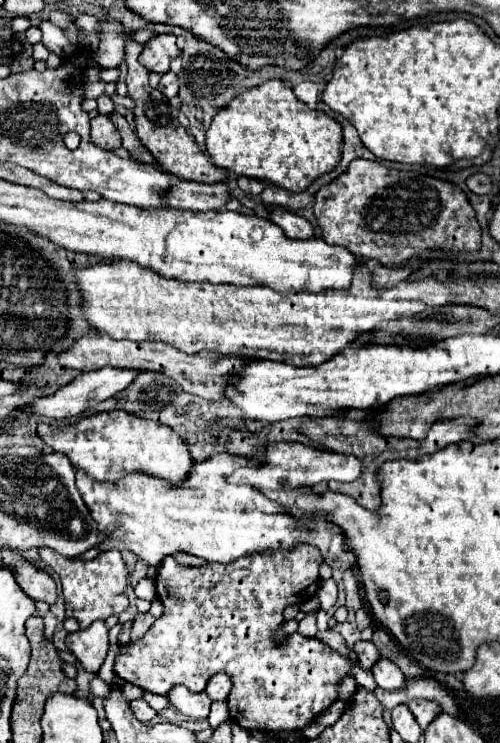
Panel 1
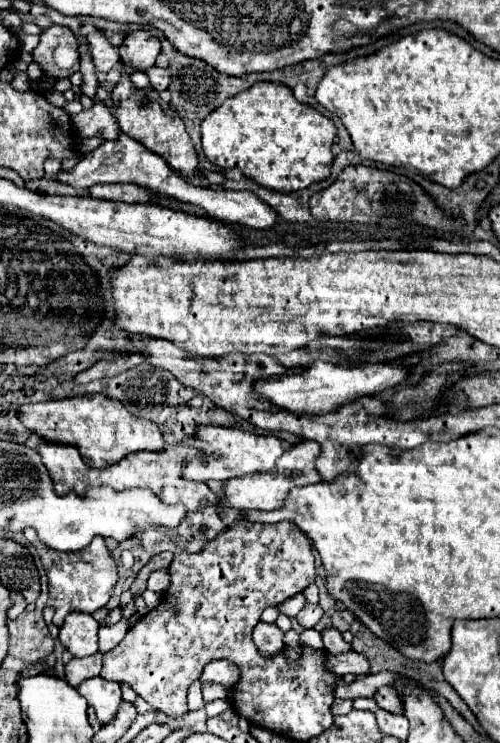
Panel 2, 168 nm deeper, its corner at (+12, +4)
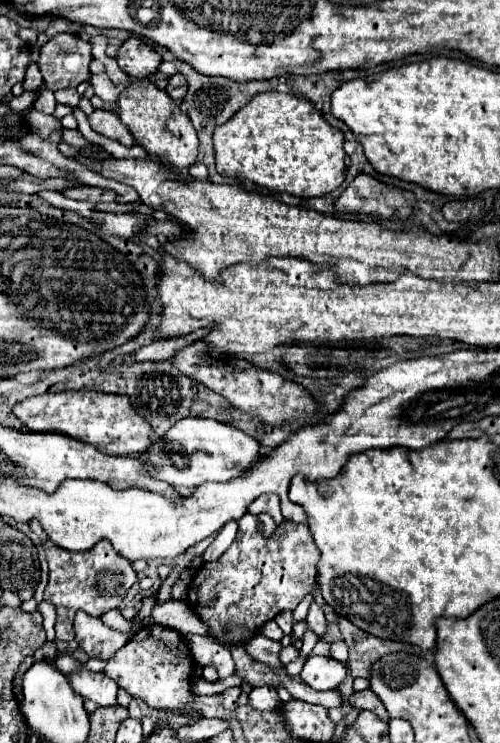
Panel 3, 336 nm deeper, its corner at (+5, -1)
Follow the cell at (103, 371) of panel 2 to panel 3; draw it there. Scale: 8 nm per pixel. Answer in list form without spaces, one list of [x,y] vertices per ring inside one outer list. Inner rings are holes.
[[[195,331],[191,335],[183,335],[183,337],[169,337],[169,339],[161,339],[151,343],[149,347],[139,349],[137,353],[133,353],[129,357],[129,363],[135,361],[163,361],[163,359],[171,359],[175,355],[175,351],[181,351],[183,347],[199,341],[203,335],[207,335],[207,331]]]

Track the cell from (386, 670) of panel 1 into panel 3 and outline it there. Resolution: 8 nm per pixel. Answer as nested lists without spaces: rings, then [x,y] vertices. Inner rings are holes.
[[[309,657],[301,671],[301,679],[317,691],[335,689],[345,679],[345,675],[347,667],[331,657]]]

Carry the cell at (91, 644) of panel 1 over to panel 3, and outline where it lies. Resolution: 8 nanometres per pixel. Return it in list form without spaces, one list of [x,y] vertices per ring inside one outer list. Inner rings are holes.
[[[77,611],[75,639],[77,639],[79,647],[83,647],[89,657],[107,661],[115,655],[115,651],[119,651],[129,641],[129,633],[111,629],[99,617],[91,617],[83,611]]]

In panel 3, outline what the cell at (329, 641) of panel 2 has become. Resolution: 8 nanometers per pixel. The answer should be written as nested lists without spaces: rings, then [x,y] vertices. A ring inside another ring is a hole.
[[[311,603],[311,607],[309,607],[309,615],[307,615],[307,625],[315,631],[315,635],[323,635],[325,633],[325,629],[327,629],[327,621],[325,621],[325,615],[323,615],[323,611],[315,605],[315,603]]]

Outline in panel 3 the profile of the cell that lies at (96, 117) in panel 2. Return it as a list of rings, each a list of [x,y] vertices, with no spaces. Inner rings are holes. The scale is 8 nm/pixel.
[[[95,109],[87,119],[89,119],[89,125],[93,131],[119,141],[125,147],[133,145],[133,135],[127,131],[127,125],[123,125],[115,113],[105,111],[105,109]]]

